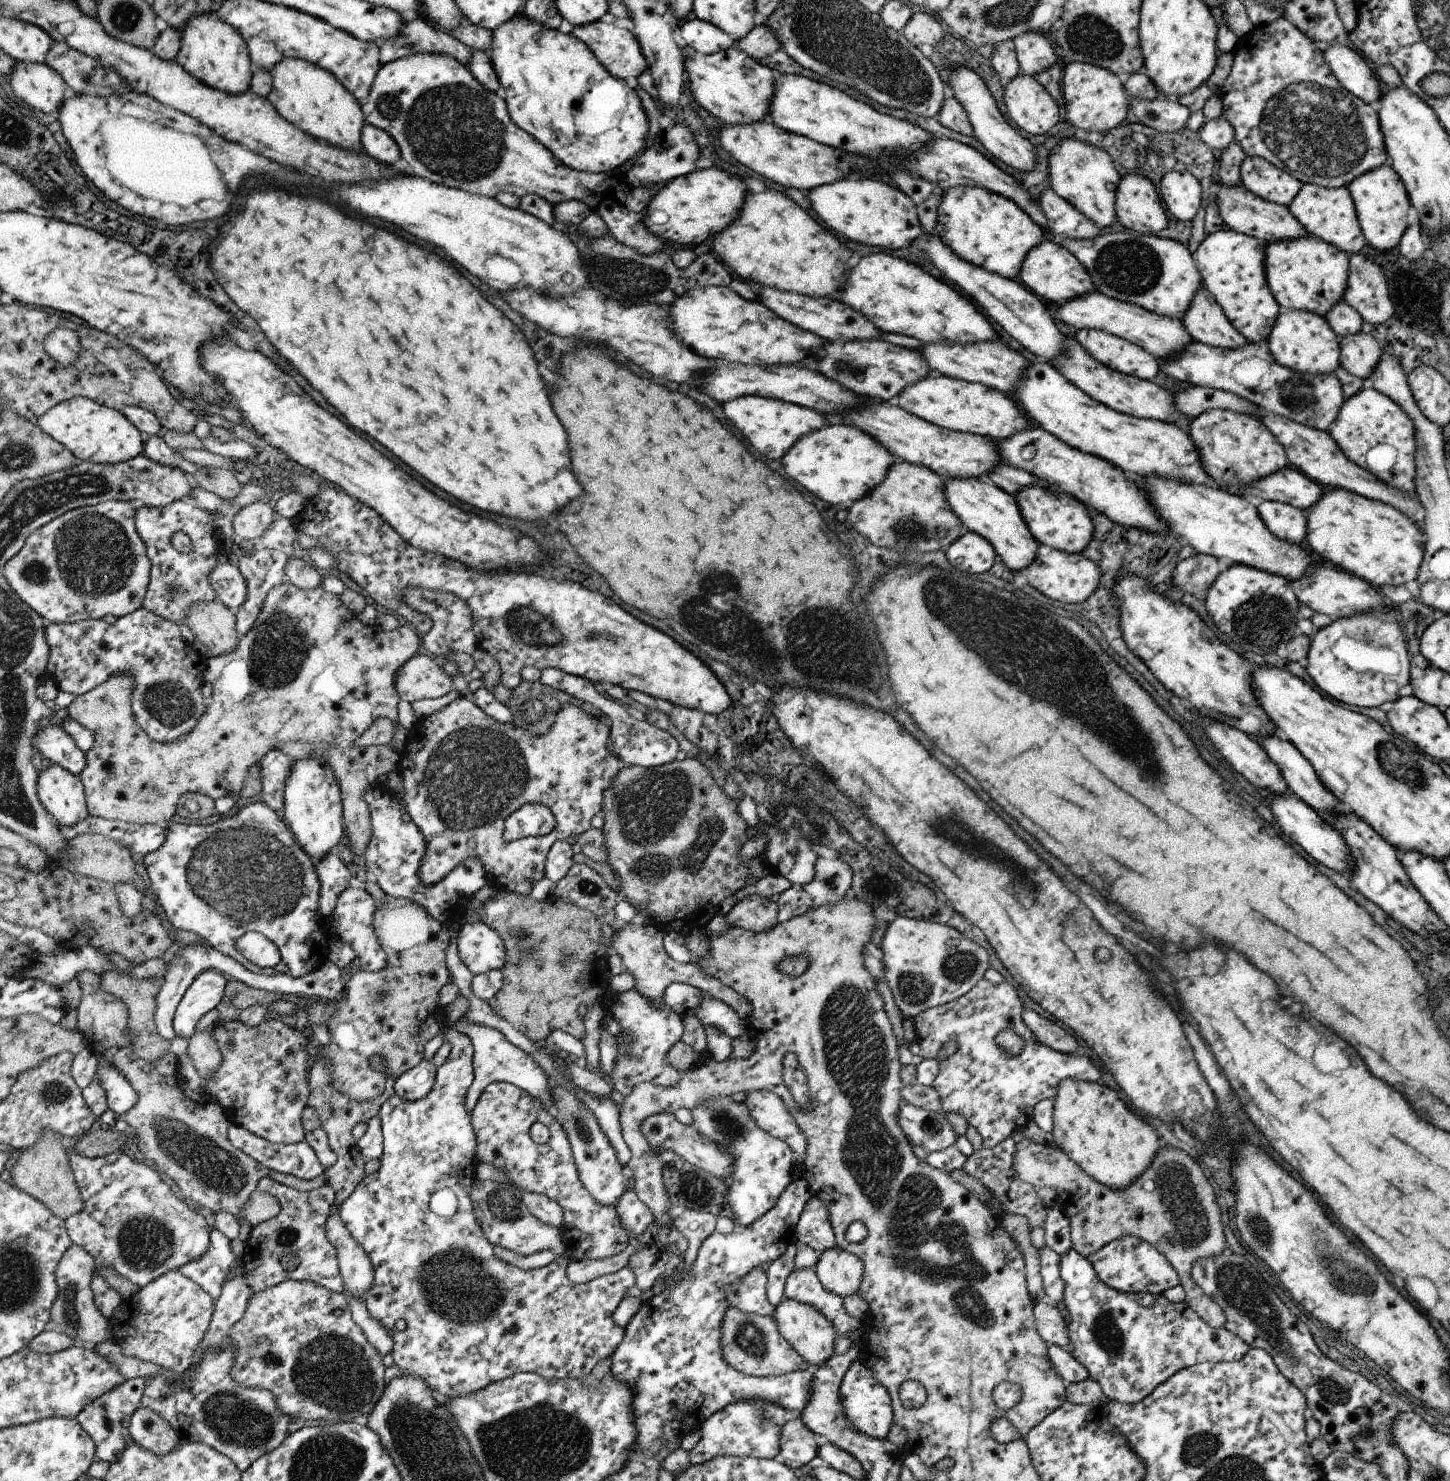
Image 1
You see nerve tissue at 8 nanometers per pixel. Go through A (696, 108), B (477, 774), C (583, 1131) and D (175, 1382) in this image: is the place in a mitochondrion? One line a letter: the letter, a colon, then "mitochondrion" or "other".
A: other
B: mitochondrion
C: mitochondrion
D: other

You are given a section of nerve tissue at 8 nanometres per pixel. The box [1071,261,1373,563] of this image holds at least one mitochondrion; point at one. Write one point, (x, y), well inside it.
(1298, 395)

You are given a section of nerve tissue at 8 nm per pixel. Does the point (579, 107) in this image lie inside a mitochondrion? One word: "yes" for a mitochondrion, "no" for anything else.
yes

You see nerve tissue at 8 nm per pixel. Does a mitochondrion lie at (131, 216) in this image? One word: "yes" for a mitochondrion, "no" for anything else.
no

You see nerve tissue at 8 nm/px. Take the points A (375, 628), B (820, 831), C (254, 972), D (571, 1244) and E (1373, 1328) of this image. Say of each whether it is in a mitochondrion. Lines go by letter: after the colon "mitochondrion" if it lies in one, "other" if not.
A: other
B: other
C: other
D: other
E: other

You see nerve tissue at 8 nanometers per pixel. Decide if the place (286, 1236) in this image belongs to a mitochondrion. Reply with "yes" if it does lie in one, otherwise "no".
yes

